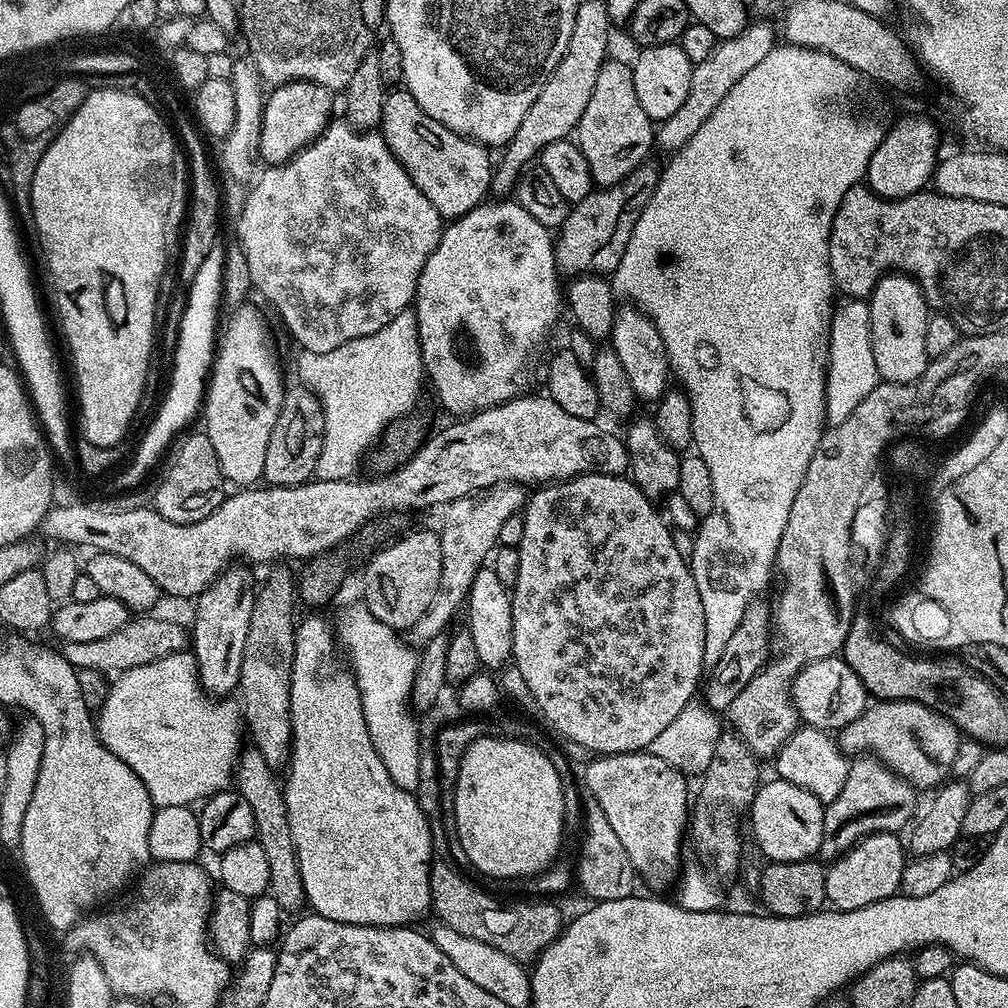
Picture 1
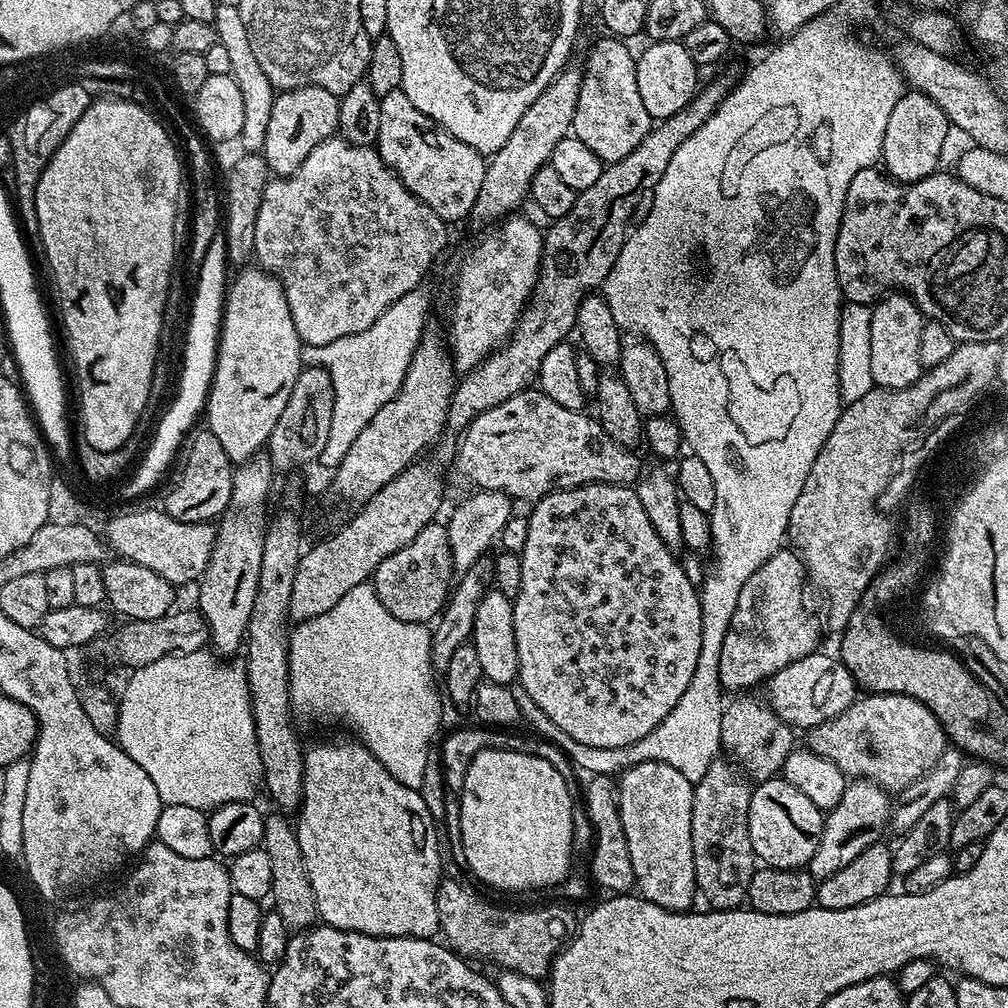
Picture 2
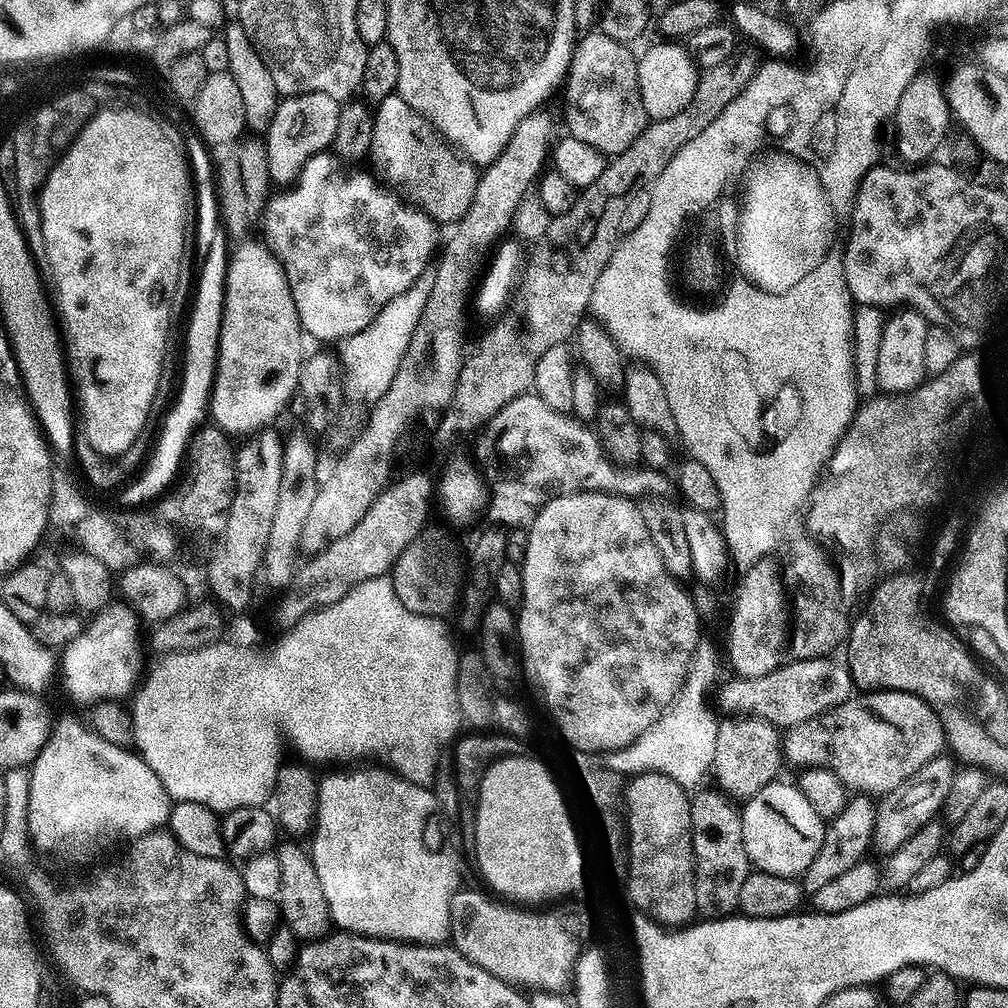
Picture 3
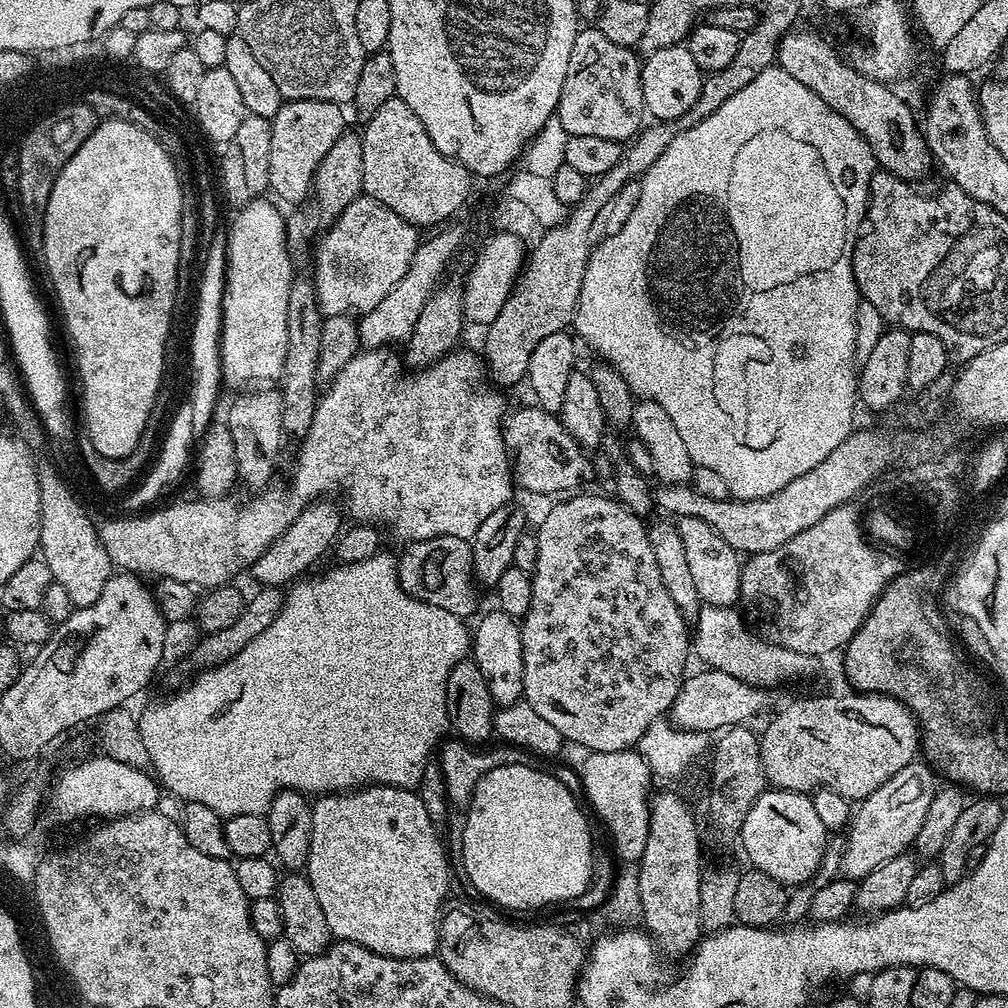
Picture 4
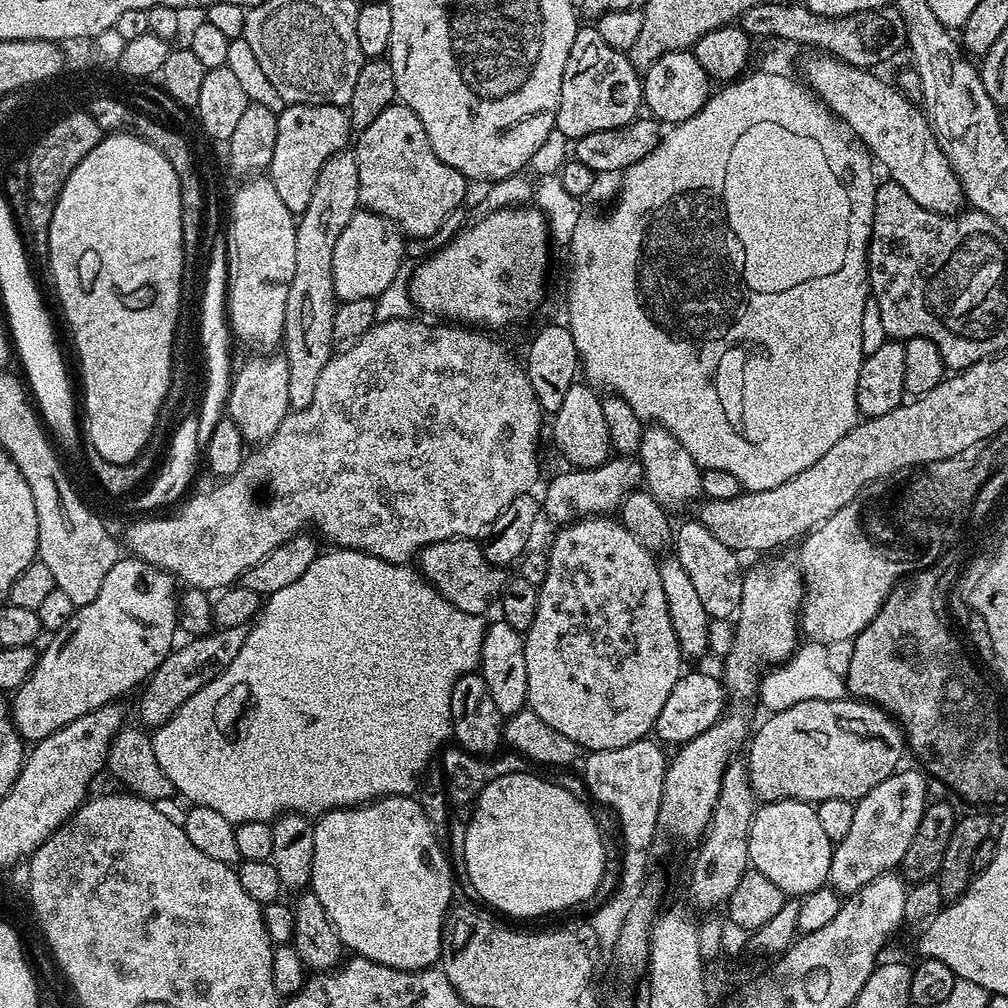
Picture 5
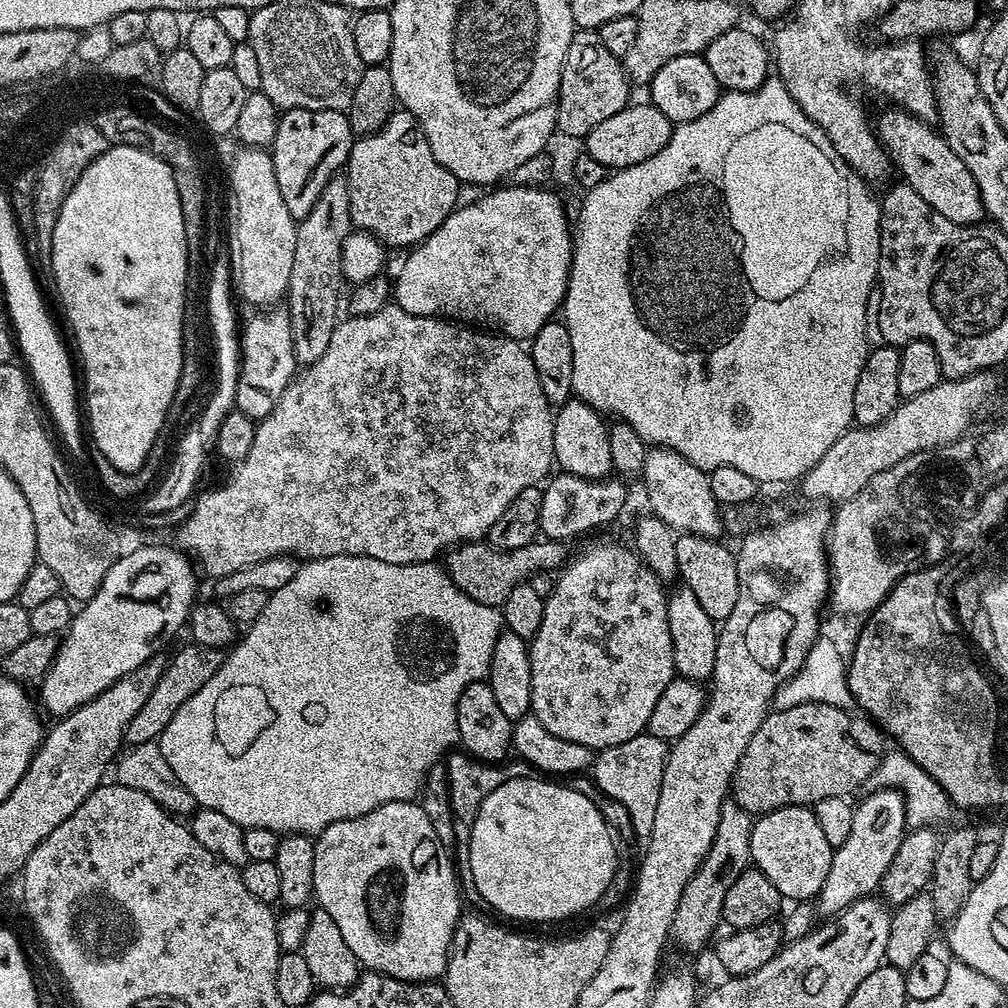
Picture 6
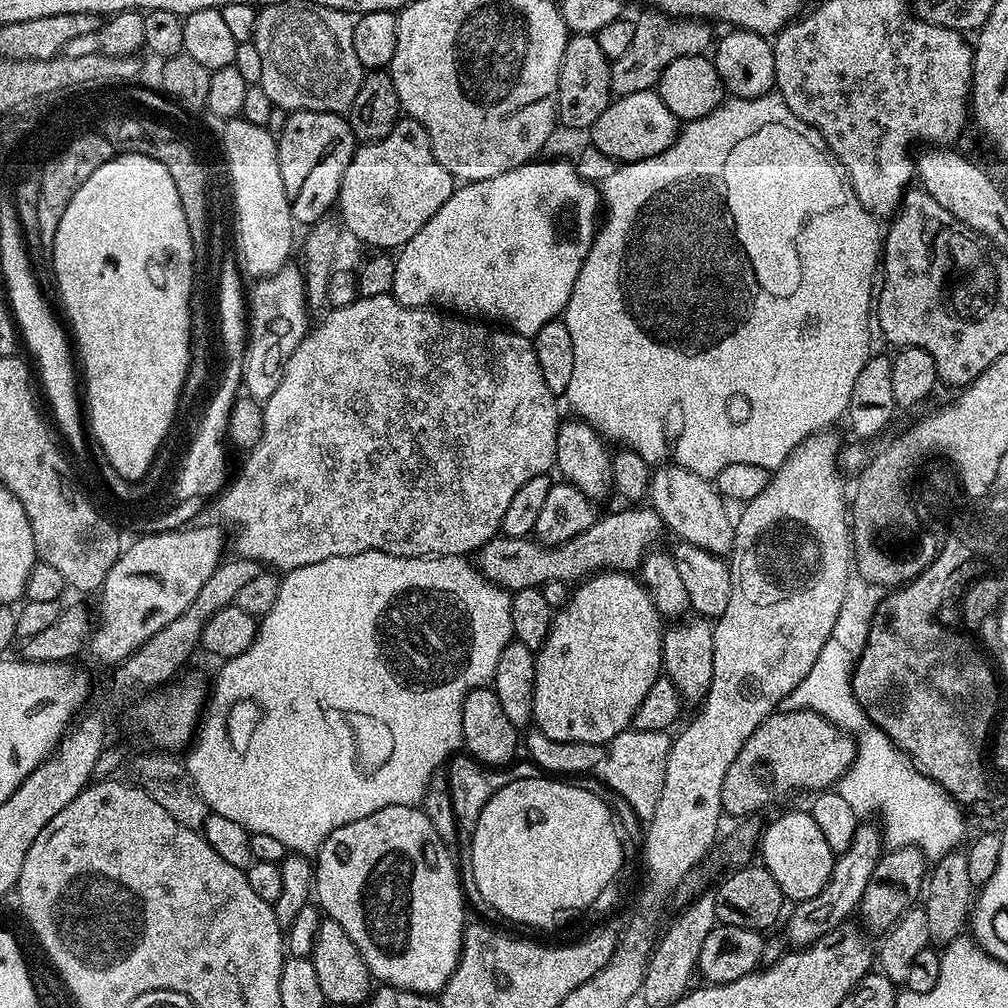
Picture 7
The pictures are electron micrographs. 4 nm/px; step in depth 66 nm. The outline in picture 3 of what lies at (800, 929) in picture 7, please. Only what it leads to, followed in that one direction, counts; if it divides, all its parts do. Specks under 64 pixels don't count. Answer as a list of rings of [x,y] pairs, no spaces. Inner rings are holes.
[[[941,754],[935,760],[926,762],[922,770],[910,774],[910,778],[906,778],[902,786],[879,797],[871,843],[874,848],[876,846],[880,854],[898,850],[898,846],[902,846],[902,842],[906,842],[910,834],[922,830],[922,826],[931,824],[937,819],[938,813],[943,809],[946,794],[950,794],[953,771],[953,761],[947,755]]]

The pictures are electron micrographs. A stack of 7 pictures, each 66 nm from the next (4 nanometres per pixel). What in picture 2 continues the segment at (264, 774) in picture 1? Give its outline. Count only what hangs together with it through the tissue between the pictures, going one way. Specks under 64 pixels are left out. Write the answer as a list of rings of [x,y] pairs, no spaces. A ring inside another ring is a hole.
[[[269,815],[264,822],[264,842],[262,847],[270,854],[270,862],[274,866],[274,882],[272,883],[271,903],[274,910],[292,930],[307,930],[317,923],[318,911],[314,886],[310,882],[310,874],[306,870],[306,862],[302,858],[302,850],[298,846],[296,829],[287,815]]]

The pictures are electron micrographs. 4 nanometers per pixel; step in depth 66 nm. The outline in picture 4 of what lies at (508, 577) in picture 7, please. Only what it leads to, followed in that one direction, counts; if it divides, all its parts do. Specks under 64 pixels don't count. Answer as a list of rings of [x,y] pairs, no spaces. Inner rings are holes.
[[[435,536],[411,541],[405,548],[408,549],[404,553],[399,553],[396,573],[406,594],[430,606],[438,606],[438,610],[450,610],[450,614],[461,618],[477,615],[478,581],[472,570],[472,546],[469,541],[457,536]]]

